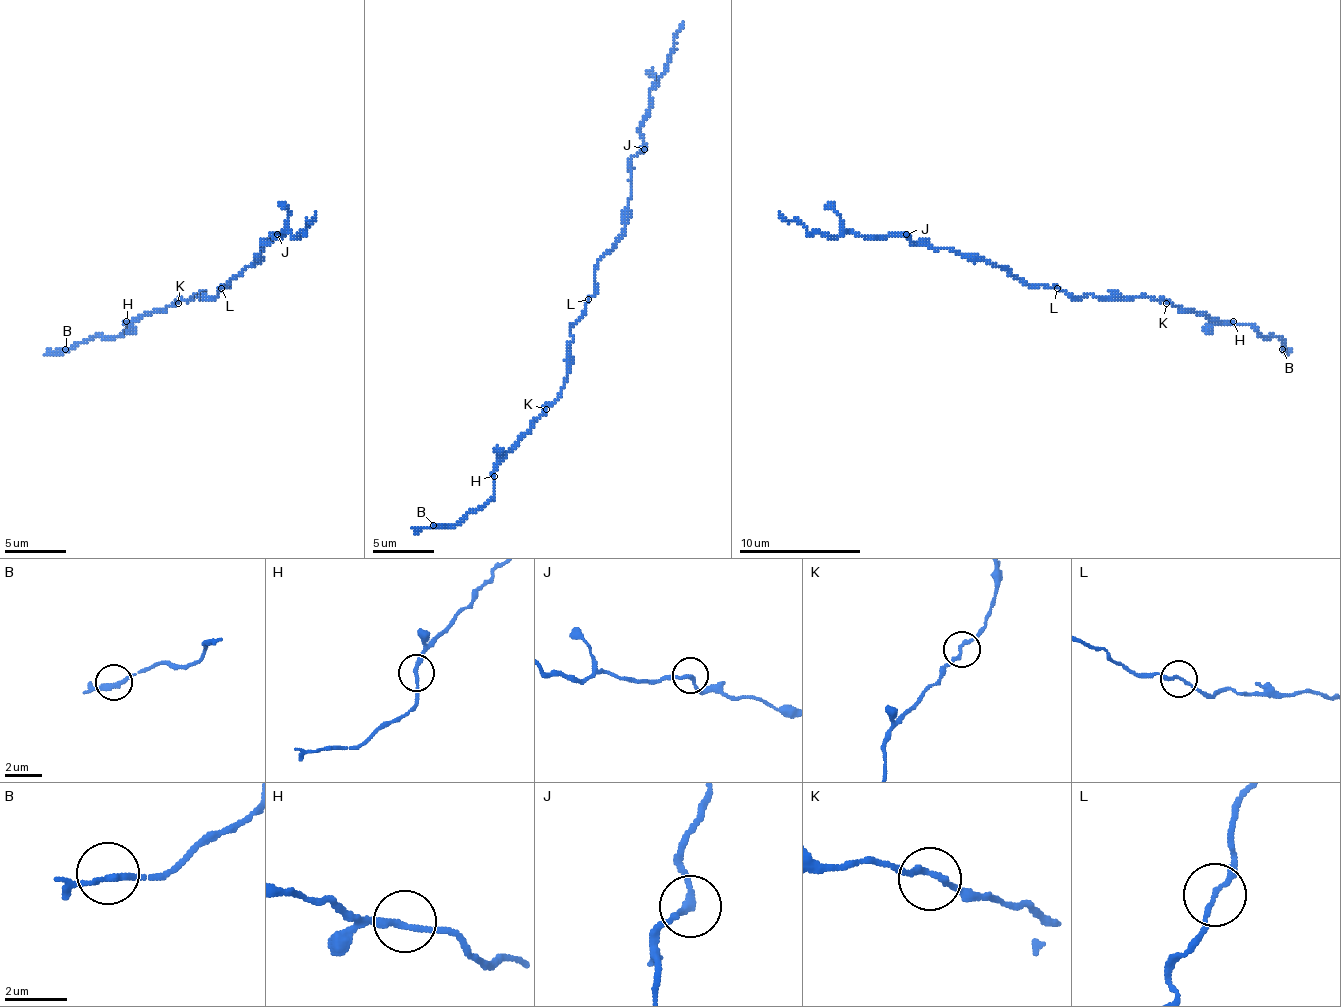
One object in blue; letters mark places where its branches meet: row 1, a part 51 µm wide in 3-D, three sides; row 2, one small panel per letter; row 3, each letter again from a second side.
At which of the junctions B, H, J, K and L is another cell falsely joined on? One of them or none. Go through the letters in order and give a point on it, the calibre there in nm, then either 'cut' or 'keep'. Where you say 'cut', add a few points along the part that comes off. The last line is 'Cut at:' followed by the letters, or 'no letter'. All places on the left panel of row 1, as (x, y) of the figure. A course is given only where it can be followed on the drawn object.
B: place (65, 349); calibre 200 nm; keep
H: place (126, 321); calibre 220 nm; keep
J: place (277, 234); calibre 200 nm; keep
K: place (178, 303); calibre 200 nm; keep
L: place (221, 288); calibre 150 nm; keep
Cut at: no letter

